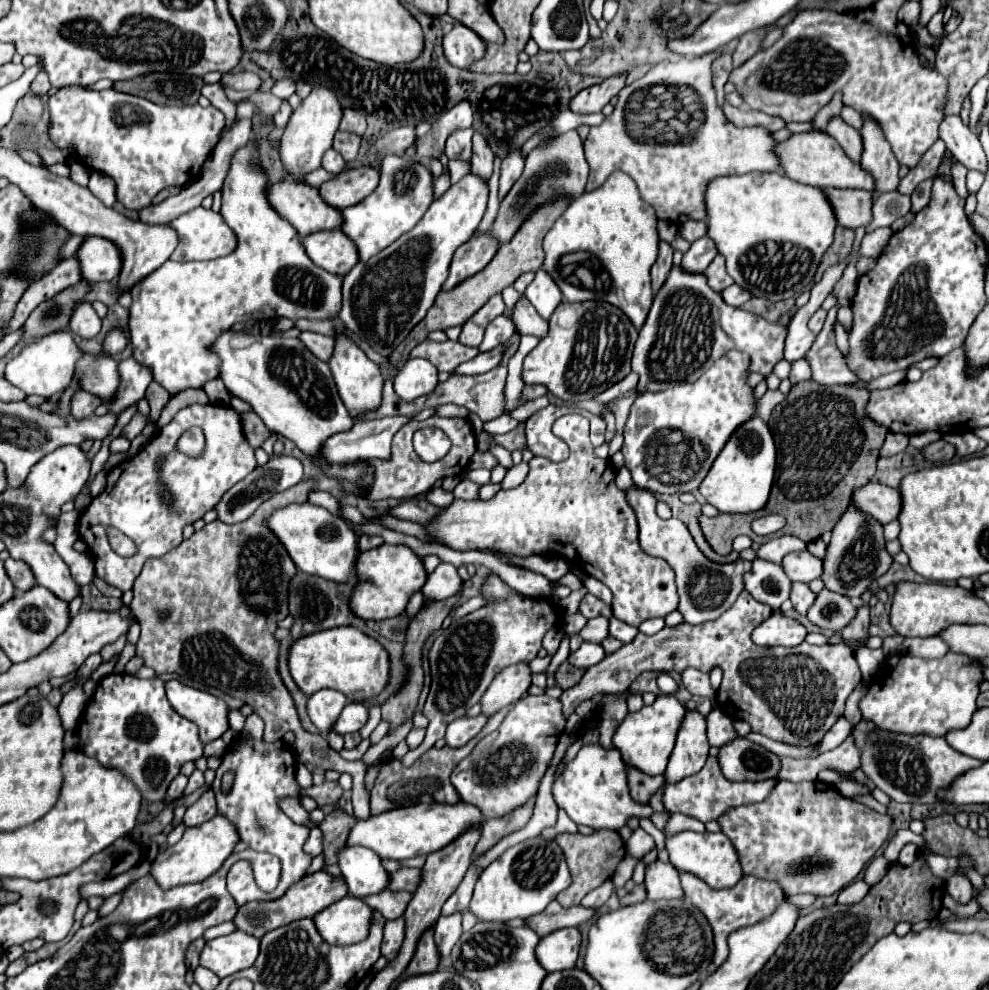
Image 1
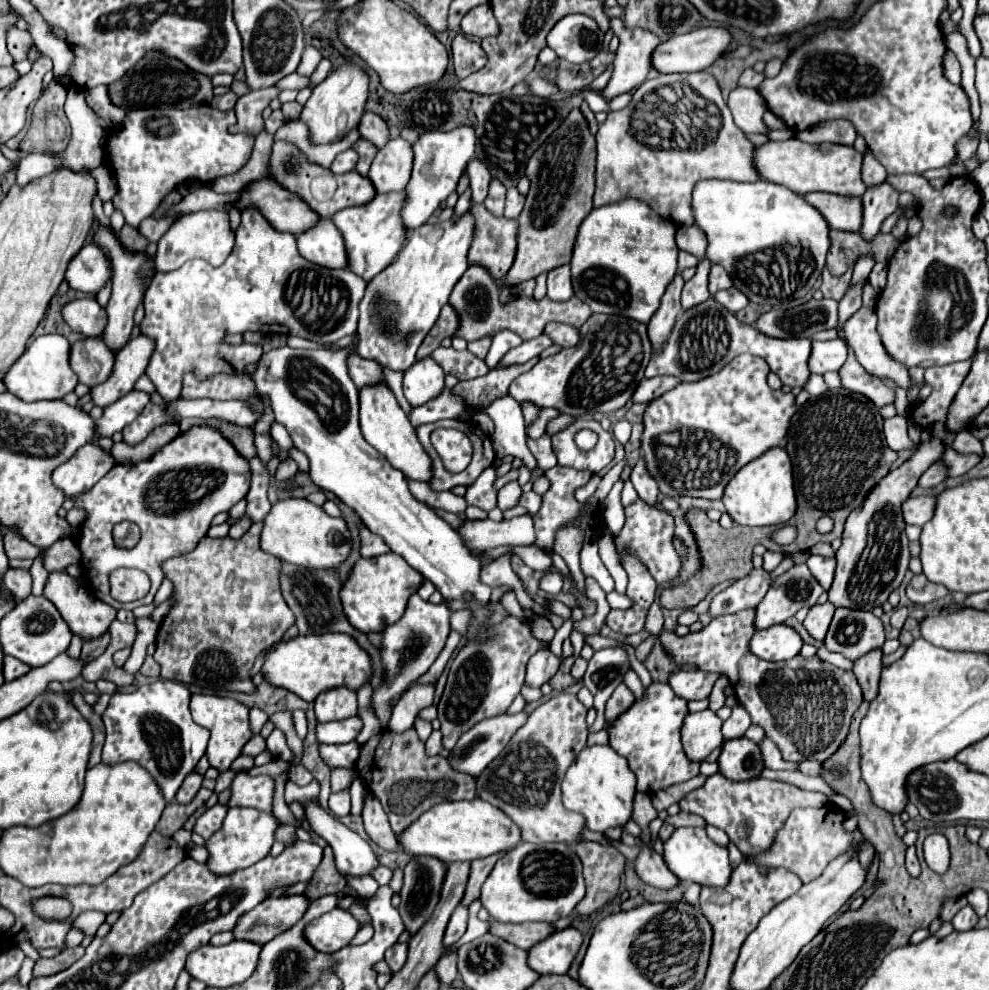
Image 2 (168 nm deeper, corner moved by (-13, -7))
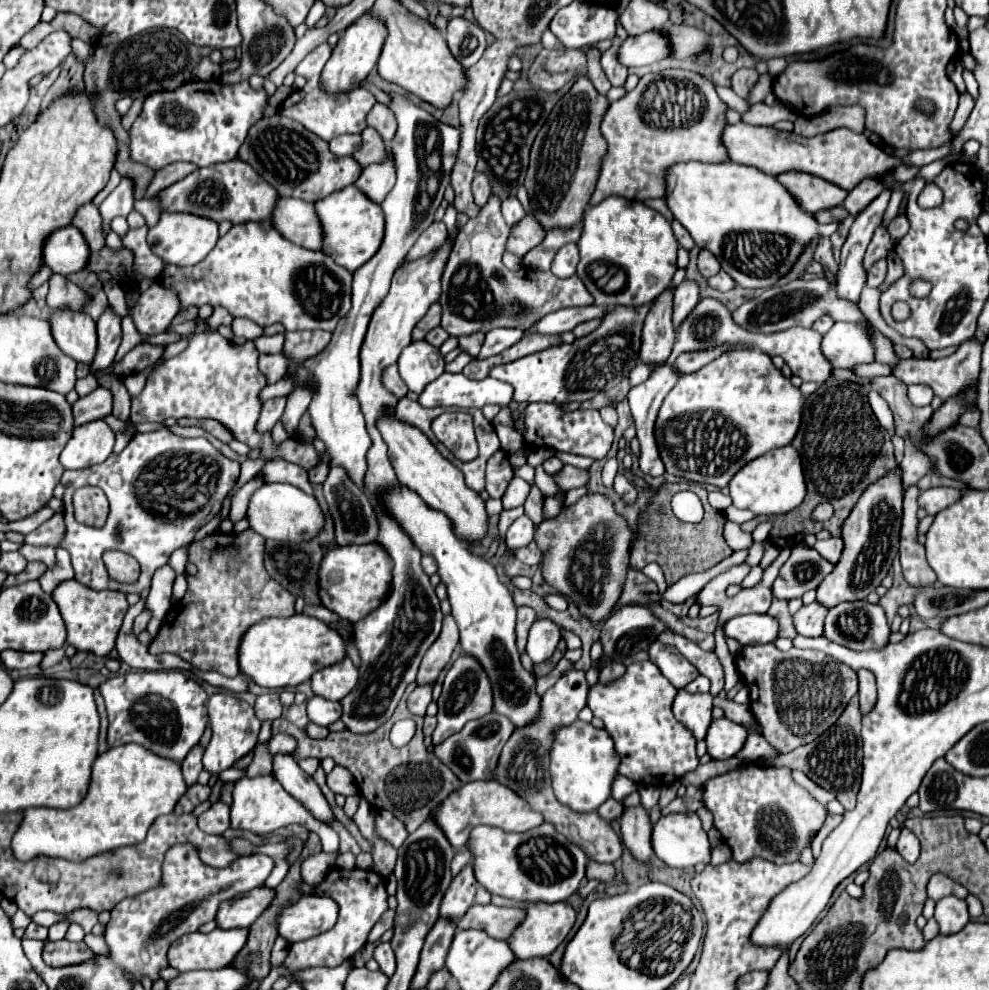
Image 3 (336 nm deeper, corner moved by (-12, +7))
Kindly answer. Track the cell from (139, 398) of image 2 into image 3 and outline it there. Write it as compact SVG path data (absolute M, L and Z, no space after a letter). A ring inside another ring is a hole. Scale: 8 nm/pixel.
M96 388L92 394L80 398L74 406L72 412L76 416L76 426L88 424L92 420L100 420L108 414L112 414L112 392L108 388Z

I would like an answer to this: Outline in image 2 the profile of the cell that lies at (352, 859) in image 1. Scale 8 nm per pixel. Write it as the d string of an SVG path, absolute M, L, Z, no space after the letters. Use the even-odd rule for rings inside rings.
M317 800L301 802L301 806L311 832L323 838L333 848L337 870L341 874L363 876L379 866L371 846L343 822L339 822L331 812L321 808Z

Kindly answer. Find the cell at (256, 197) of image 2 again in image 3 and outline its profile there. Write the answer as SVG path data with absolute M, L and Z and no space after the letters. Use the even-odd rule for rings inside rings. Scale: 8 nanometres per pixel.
M236 158L232 162L198 168L196 172L188 174L184 180L162 190L160 198L162 198L164 212L168 210L190 212L190 214L212 218L216 222L230 220L232 224L240 224L248 220L272 218L272 212L278 206L276 200L280 200L280 194L268 182L264 182L264 178L252 166L248 166L248 162L242 162L240 158Z

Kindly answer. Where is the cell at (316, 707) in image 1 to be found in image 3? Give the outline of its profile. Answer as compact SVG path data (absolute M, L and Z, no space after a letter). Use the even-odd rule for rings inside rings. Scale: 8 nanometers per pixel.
M346 658L344 662L336 664L336 666L328 666L320 672L316 672L310 678L310 682L312 682L312 690L316 696L338 702L354 690L356 682L358 682L358 670L354 668L352 660Z

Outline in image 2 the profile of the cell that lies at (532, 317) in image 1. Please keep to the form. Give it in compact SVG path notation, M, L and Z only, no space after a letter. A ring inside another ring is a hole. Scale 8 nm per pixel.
M547 324L545 334L561 348L571 348L579 342L579 330L567 324Z

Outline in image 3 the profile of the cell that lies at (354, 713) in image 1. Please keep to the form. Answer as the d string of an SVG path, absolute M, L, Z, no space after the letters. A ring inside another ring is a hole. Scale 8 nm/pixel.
M314 696L312 700L308 700L308 718L318 726L330 726L332 722L342 718L342 704Z

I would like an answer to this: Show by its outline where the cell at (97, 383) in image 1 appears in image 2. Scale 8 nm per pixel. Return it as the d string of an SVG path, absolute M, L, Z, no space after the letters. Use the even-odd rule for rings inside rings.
M85 338L71 344L69 364L77 374L79 382L87 384L89 388L107 380L113 370L115 356L99 338Z

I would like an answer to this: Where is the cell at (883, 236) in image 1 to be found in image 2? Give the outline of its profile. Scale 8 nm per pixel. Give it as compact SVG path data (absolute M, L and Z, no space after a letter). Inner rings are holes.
M843 340L813 342L813 352L809 368L813 374L825 374L829 370L839 370L847 360L847 344Z

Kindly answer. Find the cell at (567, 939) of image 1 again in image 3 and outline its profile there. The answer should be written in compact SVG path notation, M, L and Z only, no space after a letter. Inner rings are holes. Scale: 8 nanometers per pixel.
M566 902L532 904L528 908L528 916L524 918L524 922L512 932L512 938L508 938L508 944L512 946L512 952L516 954L516 958L520 958L520 960L528 960L528 958L536 958L536 956L550 956L562 944L562 940L568 936L568 932L574 926L574 920L576 920L576 912Z

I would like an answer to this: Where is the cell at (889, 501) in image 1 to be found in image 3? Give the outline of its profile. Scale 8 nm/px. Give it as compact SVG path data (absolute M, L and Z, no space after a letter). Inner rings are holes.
M936 486L936 488L928 488L928 490L920 492L918 506L924 508L930 516L934 516L934 514L944 510L946 506L950 506L950 502L954 502L958 498L960 498L960 490L946 488L946 486Z

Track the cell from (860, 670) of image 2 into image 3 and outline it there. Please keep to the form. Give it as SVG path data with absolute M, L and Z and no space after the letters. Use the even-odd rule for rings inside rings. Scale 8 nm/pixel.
M860 668L858 670L858 680L860 680L860 690L858 690L860 710L862 710L862 714L866 714L876 702L876 678L870 670Z

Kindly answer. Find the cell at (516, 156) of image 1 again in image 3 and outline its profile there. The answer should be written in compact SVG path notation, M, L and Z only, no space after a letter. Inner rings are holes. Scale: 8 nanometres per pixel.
M508 196L502 200L502 216L504 216L508 226L514 226L520 218L526 216L526 212L524 212L524 208L516 196Z

